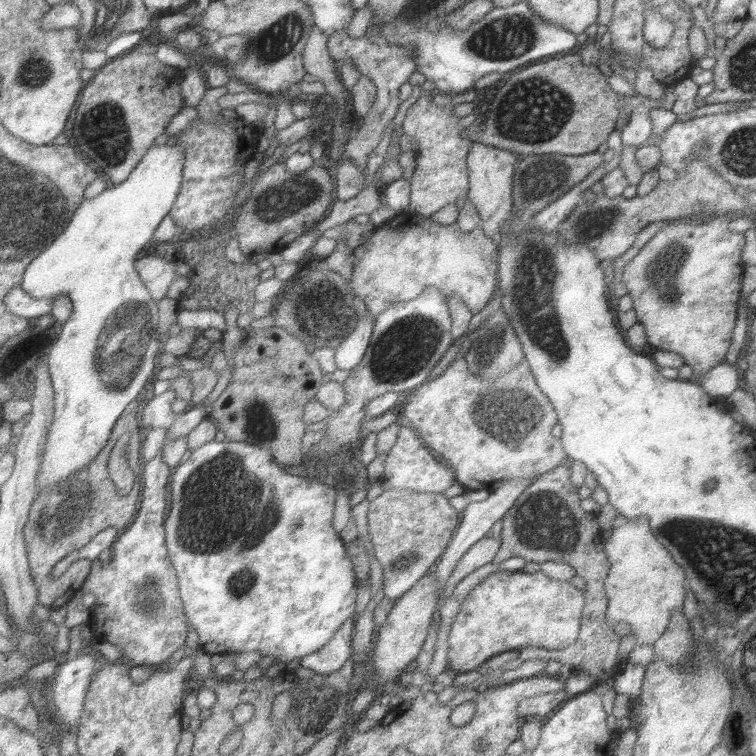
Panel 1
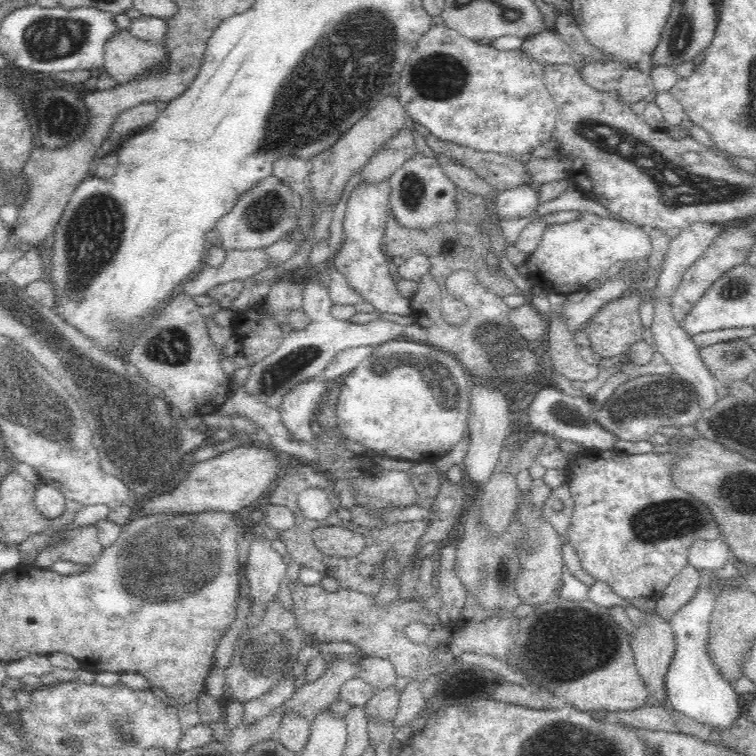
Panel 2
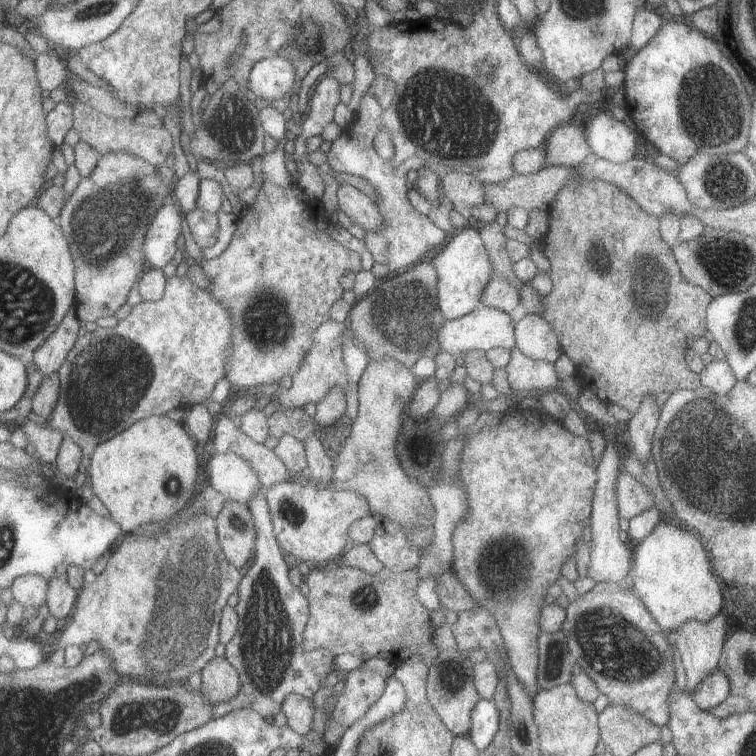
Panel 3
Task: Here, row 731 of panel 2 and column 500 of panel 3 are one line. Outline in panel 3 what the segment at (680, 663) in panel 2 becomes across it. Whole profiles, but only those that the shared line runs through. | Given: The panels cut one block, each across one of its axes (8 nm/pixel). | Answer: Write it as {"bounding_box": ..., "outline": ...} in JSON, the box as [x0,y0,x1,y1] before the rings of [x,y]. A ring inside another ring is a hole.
{"bounding_box":[469,698,501,752],"outline":[[[495,698],[481,700],[477,710],[473,712],[473,730],[469,734],[471,740],[483,752],[493,744],[499,730],[501,730],[501,708],[497,706]]]}

